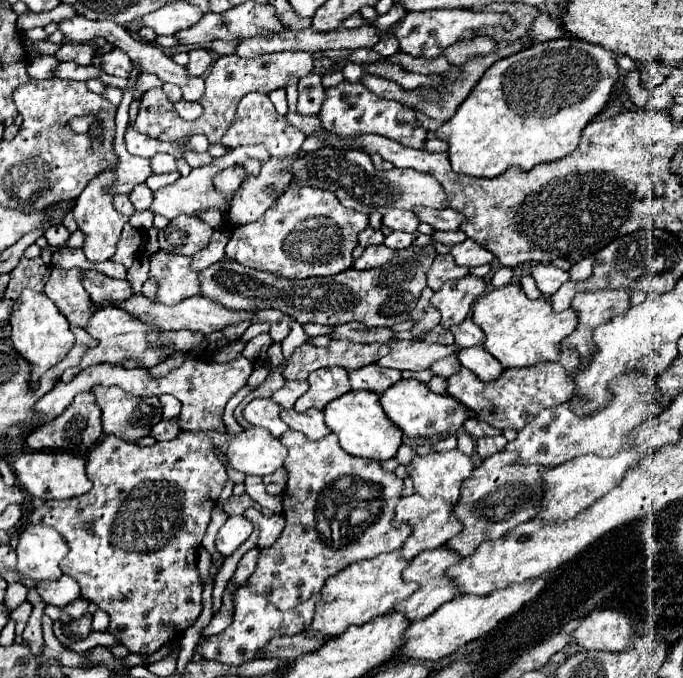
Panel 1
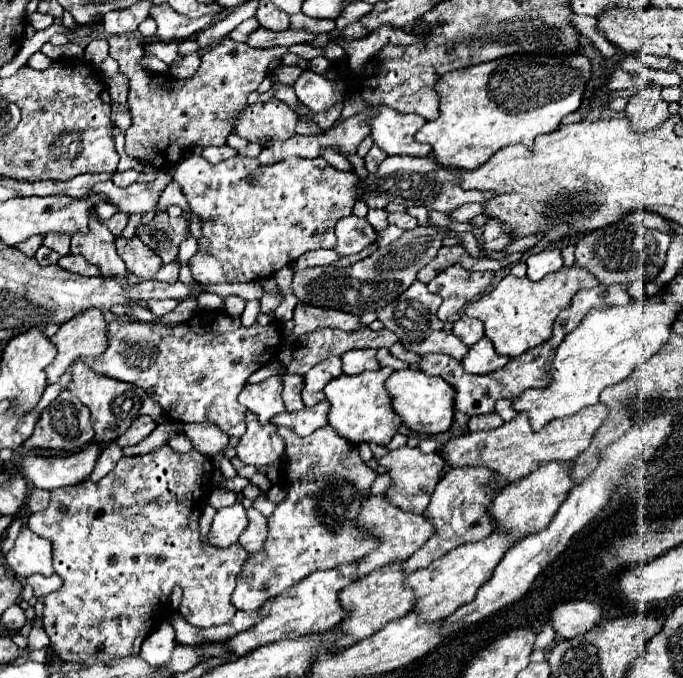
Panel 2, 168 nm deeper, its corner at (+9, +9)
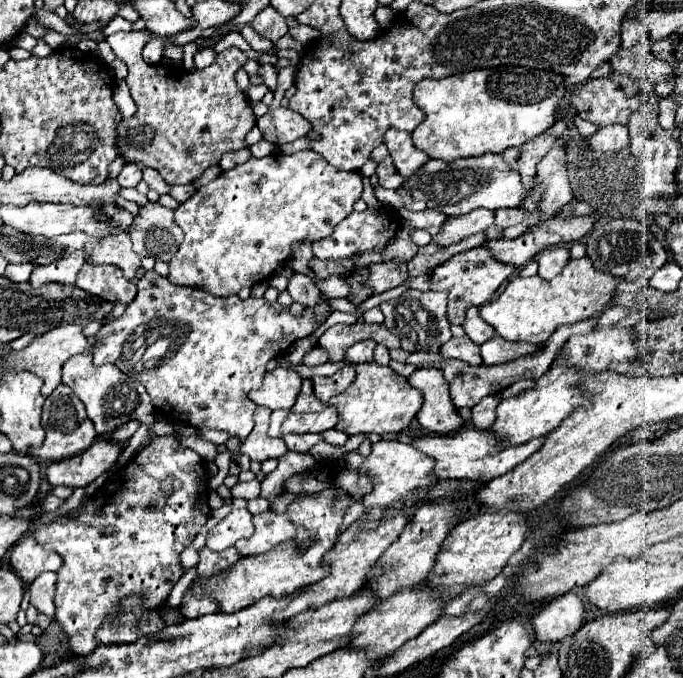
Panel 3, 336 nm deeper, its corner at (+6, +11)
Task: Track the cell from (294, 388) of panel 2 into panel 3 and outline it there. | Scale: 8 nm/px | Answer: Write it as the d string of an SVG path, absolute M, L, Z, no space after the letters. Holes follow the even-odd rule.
M304 380L302 382L302 390L296 398L296 404L294 404L294 412L322 412L322 408L326 408L326 404L318 402L318 398L314 396L314 390L312 390L312 380Z

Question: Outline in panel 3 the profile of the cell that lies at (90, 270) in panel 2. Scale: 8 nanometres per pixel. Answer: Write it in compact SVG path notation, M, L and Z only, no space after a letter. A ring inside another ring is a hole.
M80 250L72 252L66 258L60 258L48 266L36 266L32 276L30 276L30 284L34 284L34 288L40 288L42 284L48 282L56 282L56 284L74 284L76 282L76 274L84 264L84 254Z

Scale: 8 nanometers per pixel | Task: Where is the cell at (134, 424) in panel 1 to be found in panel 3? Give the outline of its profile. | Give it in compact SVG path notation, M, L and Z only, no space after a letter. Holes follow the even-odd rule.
M76 354L68 358L62 366L62 384L70 386L74 394L84 402L88 418L94 422L94 428L100 436L106 436L114 432L118 426L138 420L142 424L152 424L156 422L154 418L154 406L150 402L150 396L146 394L144 386L138 384L138 380L126 376L120 368L114 364L104 364L104 366L94 366L92 364L92 354Z

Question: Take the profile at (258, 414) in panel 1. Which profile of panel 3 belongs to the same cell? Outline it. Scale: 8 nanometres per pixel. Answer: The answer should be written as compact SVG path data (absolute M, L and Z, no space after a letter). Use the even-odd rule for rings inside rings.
M280 366L274 372L264 376L264 384L250 392L250 400L258 406L266 406L270 410L278 408L292 408L298 392L300 392L302 378L296 370Z

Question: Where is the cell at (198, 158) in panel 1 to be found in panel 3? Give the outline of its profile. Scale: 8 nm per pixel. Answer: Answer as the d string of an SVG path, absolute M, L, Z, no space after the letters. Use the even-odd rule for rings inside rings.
M248 148L236 150L236 152L228 152L228 154L224 154L222 160L220 160L220 168L222 168L222 170L236 168L238 164L244 164L244 160L248 160L248 158L252 158L252 154L250 154Z

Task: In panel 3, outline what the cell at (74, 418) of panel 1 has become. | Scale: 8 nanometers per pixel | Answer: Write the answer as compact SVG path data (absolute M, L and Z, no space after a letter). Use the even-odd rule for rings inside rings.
M60 384L44 402L44 412L42 412L42 424L46 430L46 440L40 448L32 448L30 456L42 460L42 462L58 462L70 456L76 456L78 452L84 452L90 448L90 444L96 440L94 424L90 424L90 418L86 416L84 404L70 392L68 386Z

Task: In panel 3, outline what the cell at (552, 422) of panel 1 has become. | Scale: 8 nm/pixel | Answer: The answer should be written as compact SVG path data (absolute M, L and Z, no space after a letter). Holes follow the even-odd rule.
M472 428L472 430L452 434L452 436L422 436L422 438L412 440L412 446L434 458L434 476L438 478L470 478L470 480L488 482L494 476L502 476L510 472L512 468L516 468L518 464L522 464L528 456L532 456L544 444L544 440L546 438L536 438L520 446L508 446L508 448L498 450L500 440L492 432Z

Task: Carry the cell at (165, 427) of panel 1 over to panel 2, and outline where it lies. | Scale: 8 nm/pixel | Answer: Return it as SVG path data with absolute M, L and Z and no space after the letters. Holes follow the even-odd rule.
M139 416L139 418L129 426L129 430L117 438L117 442L119 442L119 446L123 446L123 448L125 448L125 446L139 444L143 438L147 438L147 436L155 430L155 426L157 426L157 424L155 424L153 418Z

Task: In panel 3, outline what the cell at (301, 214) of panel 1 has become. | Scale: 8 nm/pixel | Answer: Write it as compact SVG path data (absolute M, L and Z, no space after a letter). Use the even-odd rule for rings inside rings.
M302 150L302 152L296 152L296 154L276 154L276 156L266 156L266 158L260 158L260 160L258 158L250 158L242 166L236 166L232 170L226 170L226 172L220 172L220 176L216 180L212 180L210 184L198 188L192 198L188 198L184 204L178 206L176 222L184 230L184 242L178 248L178 252L174 254L174 260L168 262L168 266L170 266L168 280L172 284L176 284L176 286L190 286L190 288L194 286L198 290L208 290L212 296L220 296L220 298L238 294L242 288L252 288L254 284L270 278L276 272L276 268L282 266L286 262L286 258L290 258L292 242L296 242L296 240L310 240L310 242L314 242L314 240L320 240L324 236L330 236L332 228L338 222L342 222L352 212L352 206L360 200L360 194L362 194L362 178L360 178L358 172L338 170L338 168L326 164L326 160L322 160L322 156L318 156L318 152L312 152L312 150Z

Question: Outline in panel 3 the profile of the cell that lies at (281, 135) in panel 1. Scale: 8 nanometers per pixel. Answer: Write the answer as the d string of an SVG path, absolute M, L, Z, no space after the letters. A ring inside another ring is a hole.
M278 108L274 112L270 110L266 116L258 118L256 124L262 130L264 140L268 140L276 146L294 142L296 138L302 138L302 136L308 136L312 130L312 124L290 108Z

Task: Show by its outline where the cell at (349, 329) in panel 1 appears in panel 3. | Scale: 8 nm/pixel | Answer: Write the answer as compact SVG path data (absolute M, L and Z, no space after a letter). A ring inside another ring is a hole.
M294 274L294 276L290 278L286 290L288 290L290 296L292 296L296 302L300 302L302 306L314 308L318 320L324 320L324 318L332 312L332 308L330 308L326 302L322 302L320 292L318 292L318 286L314 284L314 280L308 278L308 276L304 276L304 274Z

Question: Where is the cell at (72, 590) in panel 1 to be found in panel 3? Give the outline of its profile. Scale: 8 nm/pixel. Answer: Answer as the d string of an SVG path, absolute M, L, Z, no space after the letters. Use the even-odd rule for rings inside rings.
M44 572L30 584L30 604L38 608L40 614L54 618L54 590L56 590L56 574Z

